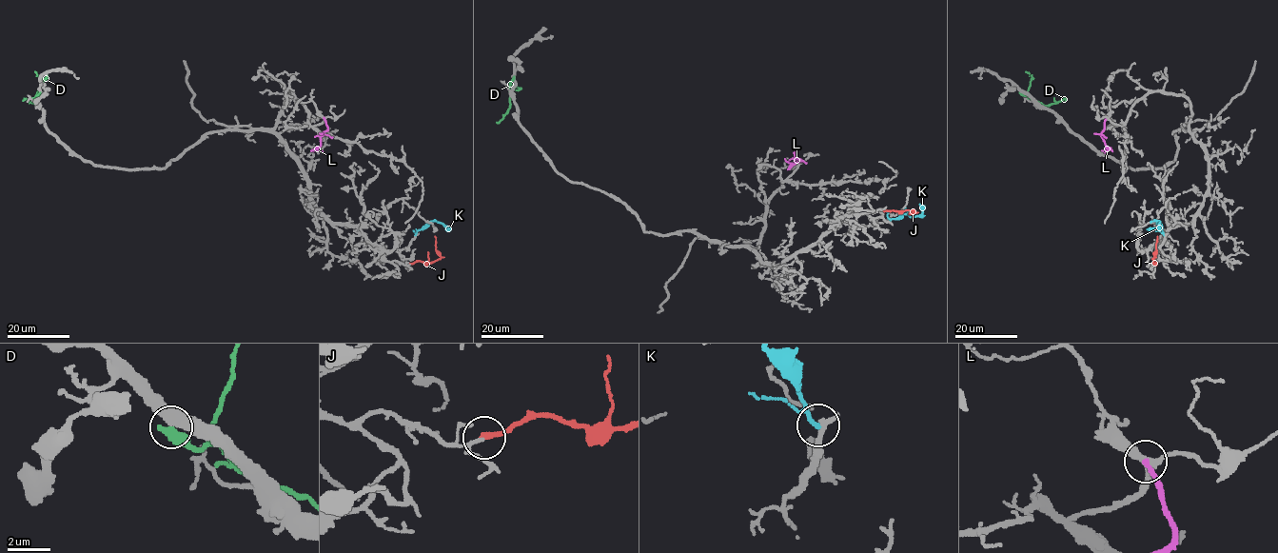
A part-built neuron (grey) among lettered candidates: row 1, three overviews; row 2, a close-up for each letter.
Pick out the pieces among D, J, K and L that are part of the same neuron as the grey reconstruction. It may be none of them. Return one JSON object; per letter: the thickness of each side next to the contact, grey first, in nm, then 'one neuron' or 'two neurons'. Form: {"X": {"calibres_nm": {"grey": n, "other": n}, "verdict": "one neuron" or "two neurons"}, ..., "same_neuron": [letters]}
{"D": {"calibres_nm": {"grey": 440, "other": 500}, "verdict": "two neurons"}, "J": {"calibres_nm": {"grey": 130, "other": 320}, "verdict": "one neuron"}, "K": {"calibres_nm": {"grey": 260, "other": 160}, "verdict": "two neurons"}, "L": {"calibres_nm": {"grey": 300, "other": 220}, "verdict": "two neurons"}, "same_neuron": ["J"]}

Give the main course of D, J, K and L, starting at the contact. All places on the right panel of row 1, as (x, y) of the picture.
D: (1021, 92), (1045, 106), (1064, 98), (1065, 101)
J: (1152, 265), (1157, 236)
K: (1165, 235), (1157, 224), (1160, 222), (1155, 228), (1147, 228)
L: (1106, 117), (1101, 137), (1106, 146), (1102, 150)

